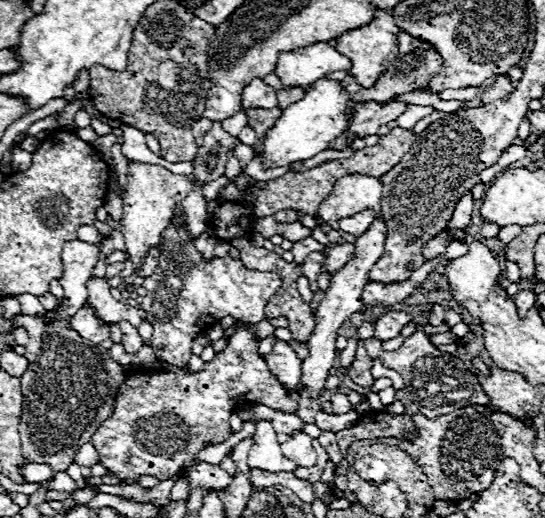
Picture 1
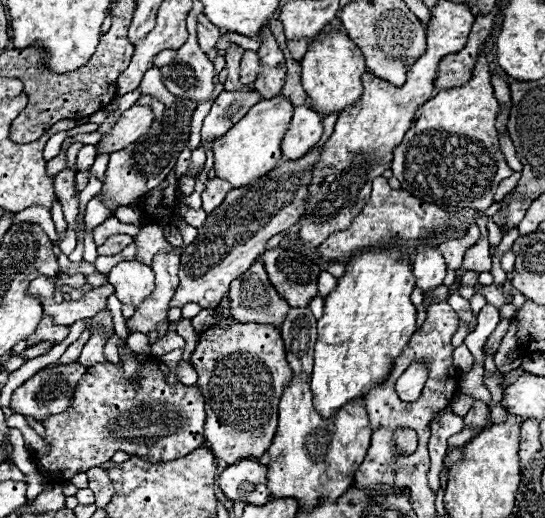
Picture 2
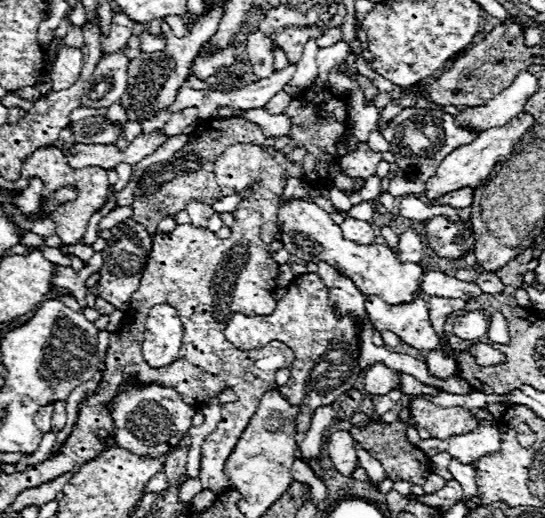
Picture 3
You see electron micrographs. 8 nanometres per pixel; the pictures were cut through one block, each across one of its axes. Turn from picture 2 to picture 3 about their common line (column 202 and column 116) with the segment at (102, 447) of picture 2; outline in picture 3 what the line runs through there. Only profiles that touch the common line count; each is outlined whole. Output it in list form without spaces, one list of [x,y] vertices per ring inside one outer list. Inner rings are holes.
[[[124,384],[112,404],[114,404],[112,418],[116,426],[114,444],[138,456],[152,456],[152,458],[160,458],[172,446],[176,446],[192,426],[192,418],[196,414],[194,406],[182,402],[180,394],[174,388],[164,388],[160,384],[150,384],[144,388]]]

